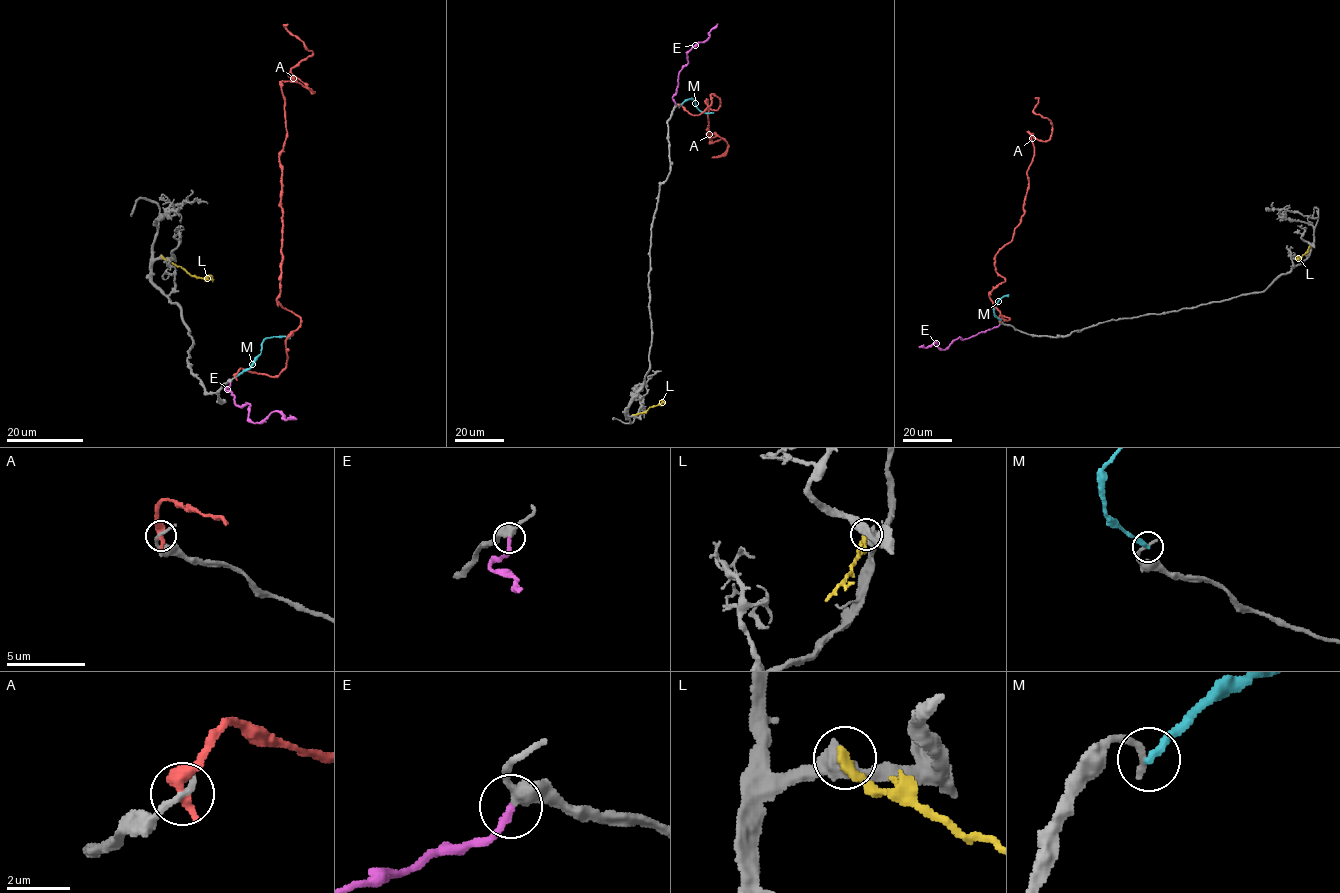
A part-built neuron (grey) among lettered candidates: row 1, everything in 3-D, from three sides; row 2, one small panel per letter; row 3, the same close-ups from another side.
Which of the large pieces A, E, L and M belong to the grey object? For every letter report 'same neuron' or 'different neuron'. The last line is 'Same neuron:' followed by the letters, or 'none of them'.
A: different neuron
E: same neuron
L: different neuron
M: different neuron
Same neuron: E

